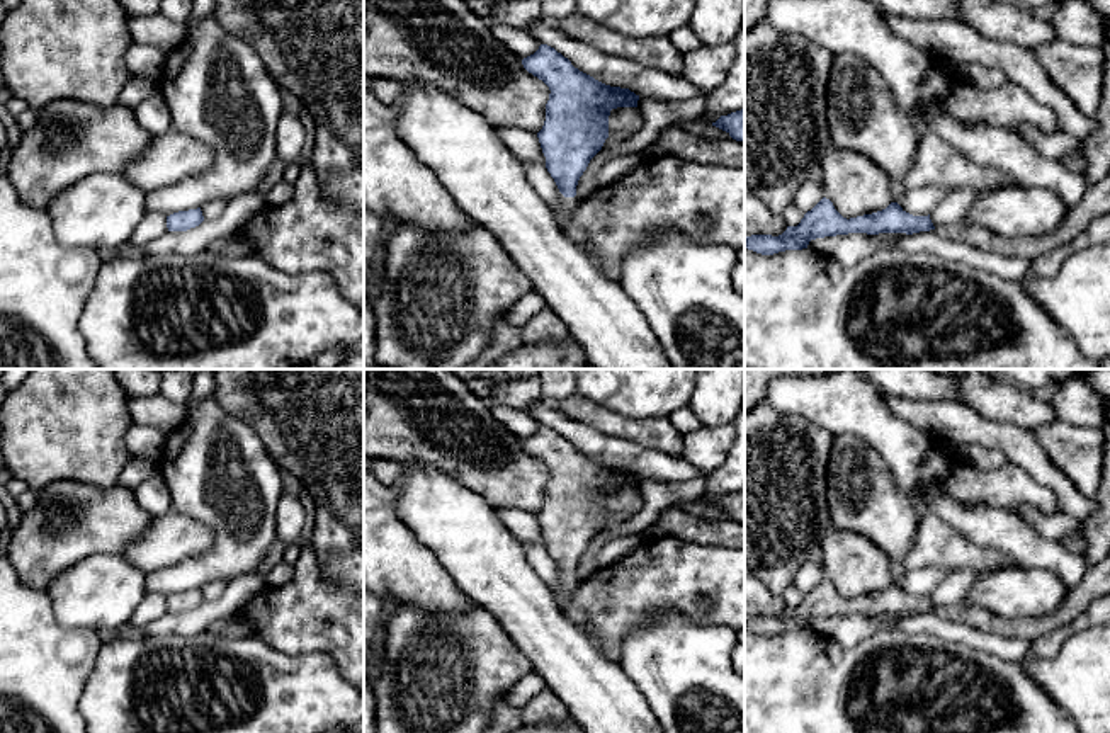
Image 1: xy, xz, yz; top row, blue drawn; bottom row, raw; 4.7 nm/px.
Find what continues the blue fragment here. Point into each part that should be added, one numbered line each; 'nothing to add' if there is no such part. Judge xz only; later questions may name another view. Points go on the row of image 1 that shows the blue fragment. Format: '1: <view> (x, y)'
1: xz (568, 204)

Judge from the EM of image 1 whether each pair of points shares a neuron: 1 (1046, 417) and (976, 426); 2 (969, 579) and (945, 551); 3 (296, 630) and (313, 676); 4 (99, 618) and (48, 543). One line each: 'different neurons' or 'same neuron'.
1: different neurons
2: different neurons
3: different neurons
4: different neurons

